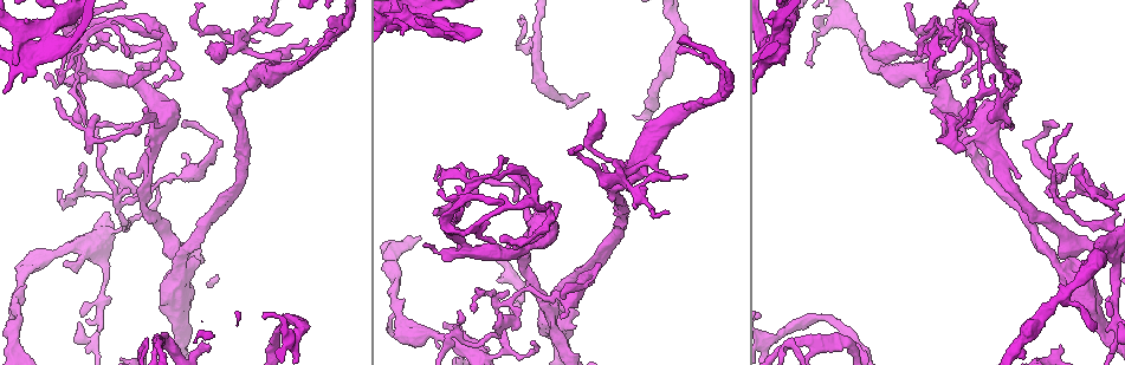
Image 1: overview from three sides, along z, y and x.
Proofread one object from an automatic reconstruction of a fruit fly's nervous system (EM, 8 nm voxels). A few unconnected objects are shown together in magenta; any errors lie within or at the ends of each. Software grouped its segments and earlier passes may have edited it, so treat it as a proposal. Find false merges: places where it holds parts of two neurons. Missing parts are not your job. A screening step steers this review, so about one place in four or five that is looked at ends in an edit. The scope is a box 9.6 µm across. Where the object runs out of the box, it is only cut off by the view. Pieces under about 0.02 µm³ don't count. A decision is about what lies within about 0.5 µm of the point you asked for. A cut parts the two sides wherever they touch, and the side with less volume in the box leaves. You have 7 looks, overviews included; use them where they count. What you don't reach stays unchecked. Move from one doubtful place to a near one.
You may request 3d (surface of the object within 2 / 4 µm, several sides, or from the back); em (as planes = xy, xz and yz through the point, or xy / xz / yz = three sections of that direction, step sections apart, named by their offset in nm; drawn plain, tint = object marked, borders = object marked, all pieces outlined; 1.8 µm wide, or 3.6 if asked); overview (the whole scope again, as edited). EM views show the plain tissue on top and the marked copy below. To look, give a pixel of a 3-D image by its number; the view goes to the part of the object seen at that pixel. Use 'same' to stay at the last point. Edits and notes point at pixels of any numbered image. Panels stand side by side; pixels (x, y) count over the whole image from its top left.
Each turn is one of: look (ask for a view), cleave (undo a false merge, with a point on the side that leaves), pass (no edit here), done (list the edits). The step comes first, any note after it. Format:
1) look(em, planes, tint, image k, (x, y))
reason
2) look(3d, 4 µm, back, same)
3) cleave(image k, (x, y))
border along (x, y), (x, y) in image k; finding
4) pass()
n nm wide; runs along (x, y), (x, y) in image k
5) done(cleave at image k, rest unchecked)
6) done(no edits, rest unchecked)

look(em, yz, step 4, tint, image 1, (970, 48))
touches itself

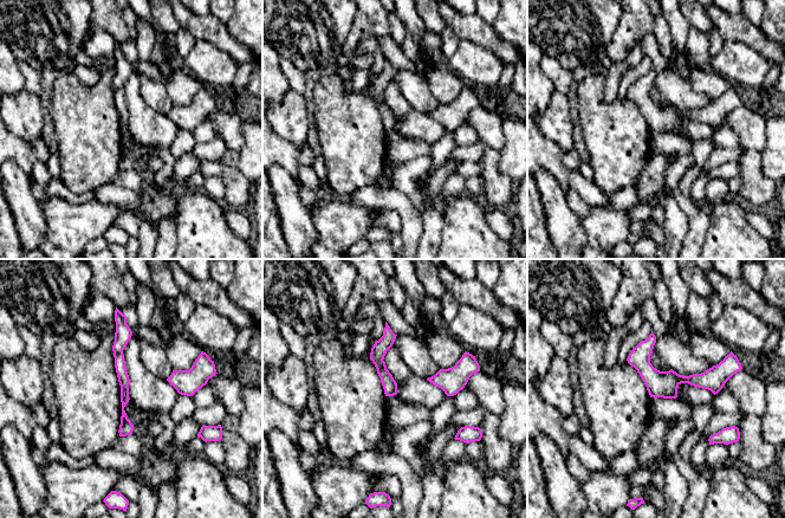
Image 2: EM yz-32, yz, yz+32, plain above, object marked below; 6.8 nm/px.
look(em, planes, tint, same)
cut it another way

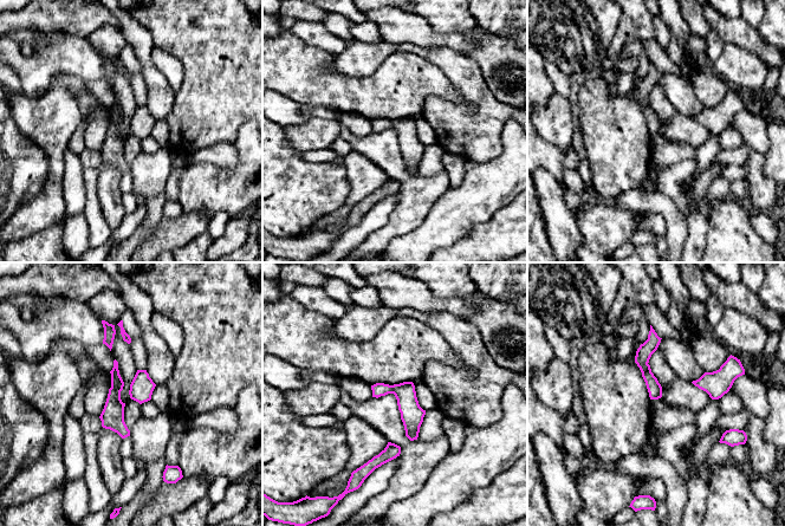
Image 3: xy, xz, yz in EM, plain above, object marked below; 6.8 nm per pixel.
cleave(image 3, (412, 414))
a second neuron is stuck on

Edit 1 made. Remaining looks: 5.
look(overview)

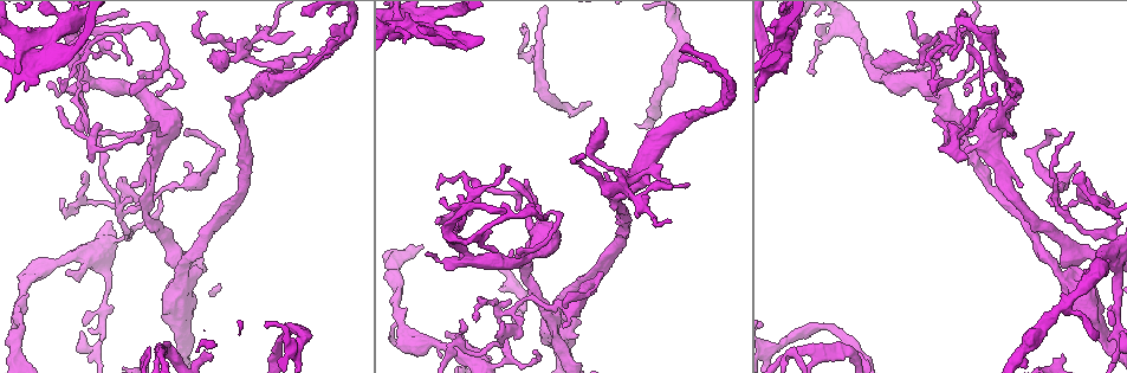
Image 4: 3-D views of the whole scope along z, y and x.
look(3d, 2 µm, image 4, (181, 271))
sharp bend

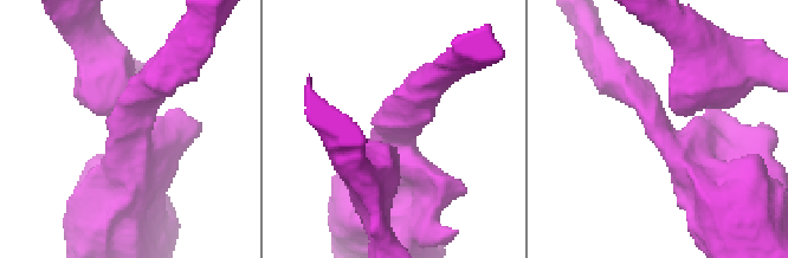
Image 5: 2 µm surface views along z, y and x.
look(em, planes, tint, image 5, (125, 120))
4 arms; now the EM

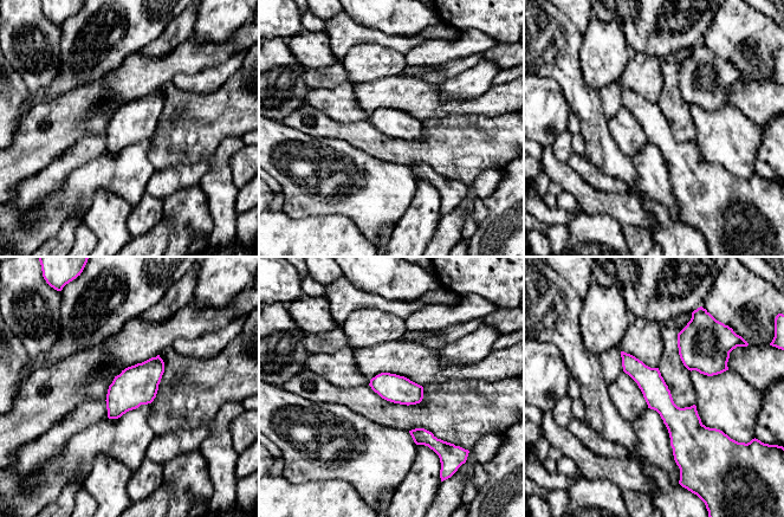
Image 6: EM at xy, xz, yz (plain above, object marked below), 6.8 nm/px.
pass()
all the same neuron

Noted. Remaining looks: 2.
look(em, 3.6 µm, planes, tint, image 4, (132, 234))
calibre changes

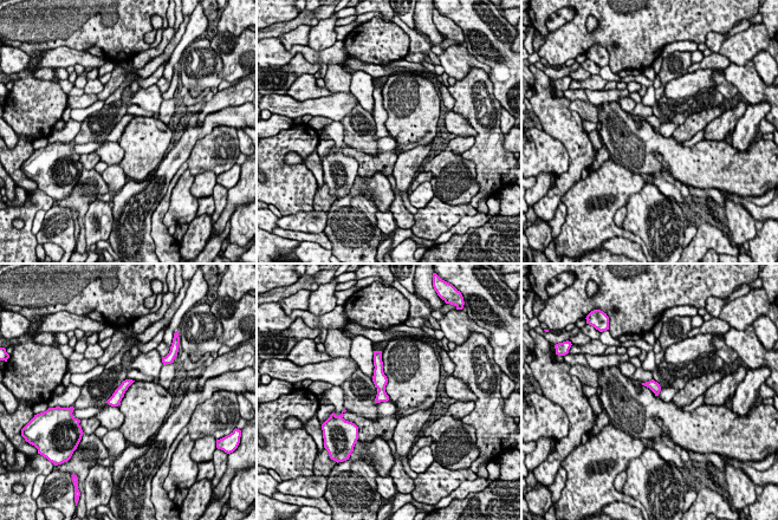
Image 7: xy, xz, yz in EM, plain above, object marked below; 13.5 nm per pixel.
pass()
140 nm wide; continuous, no second neuron

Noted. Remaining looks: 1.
done(cleave at image 3, rest unchecked)

